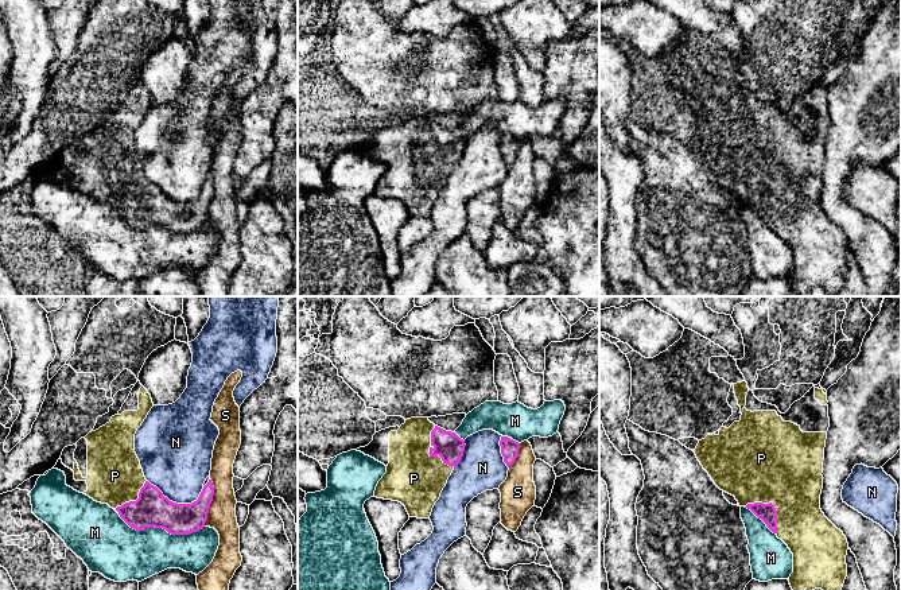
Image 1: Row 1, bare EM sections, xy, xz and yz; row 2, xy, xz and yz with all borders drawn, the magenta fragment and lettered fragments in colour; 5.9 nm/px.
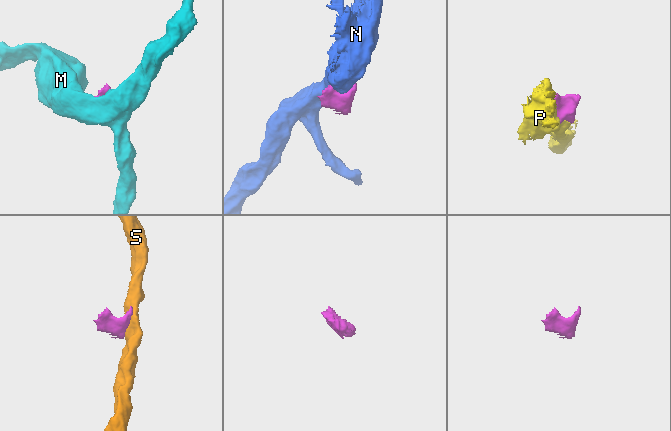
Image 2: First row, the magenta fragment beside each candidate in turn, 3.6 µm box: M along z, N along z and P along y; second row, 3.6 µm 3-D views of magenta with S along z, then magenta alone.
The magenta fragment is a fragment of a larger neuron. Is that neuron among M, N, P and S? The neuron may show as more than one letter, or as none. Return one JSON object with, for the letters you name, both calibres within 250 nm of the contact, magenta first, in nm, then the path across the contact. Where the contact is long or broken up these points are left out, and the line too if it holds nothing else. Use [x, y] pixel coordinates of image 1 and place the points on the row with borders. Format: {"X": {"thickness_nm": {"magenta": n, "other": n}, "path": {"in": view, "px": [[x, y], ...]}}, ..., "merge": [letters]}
{"P": {"thickness_nm": {"magenta": 170, "other": 320}}, "merge": ["P"]}

